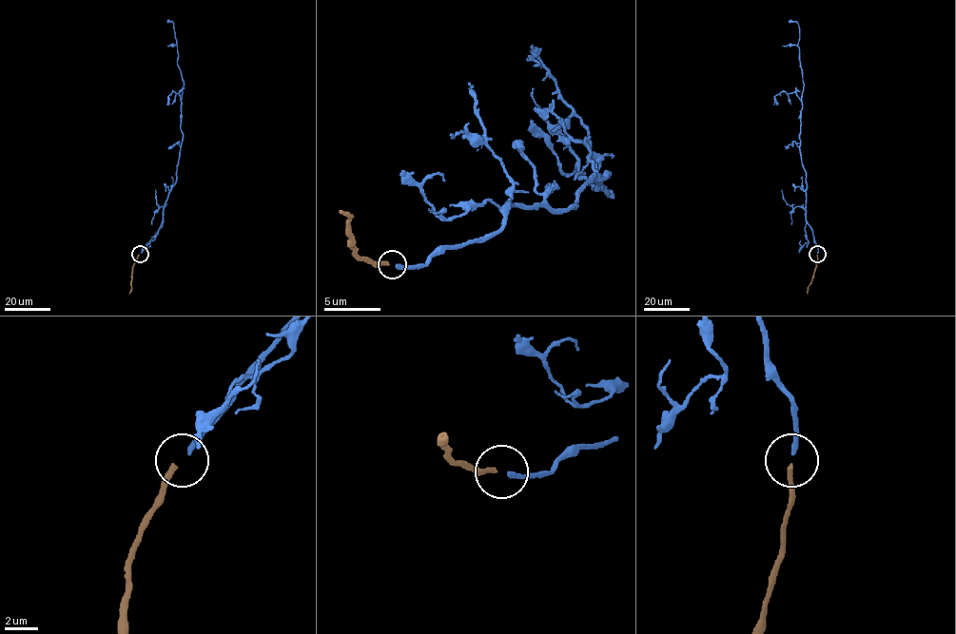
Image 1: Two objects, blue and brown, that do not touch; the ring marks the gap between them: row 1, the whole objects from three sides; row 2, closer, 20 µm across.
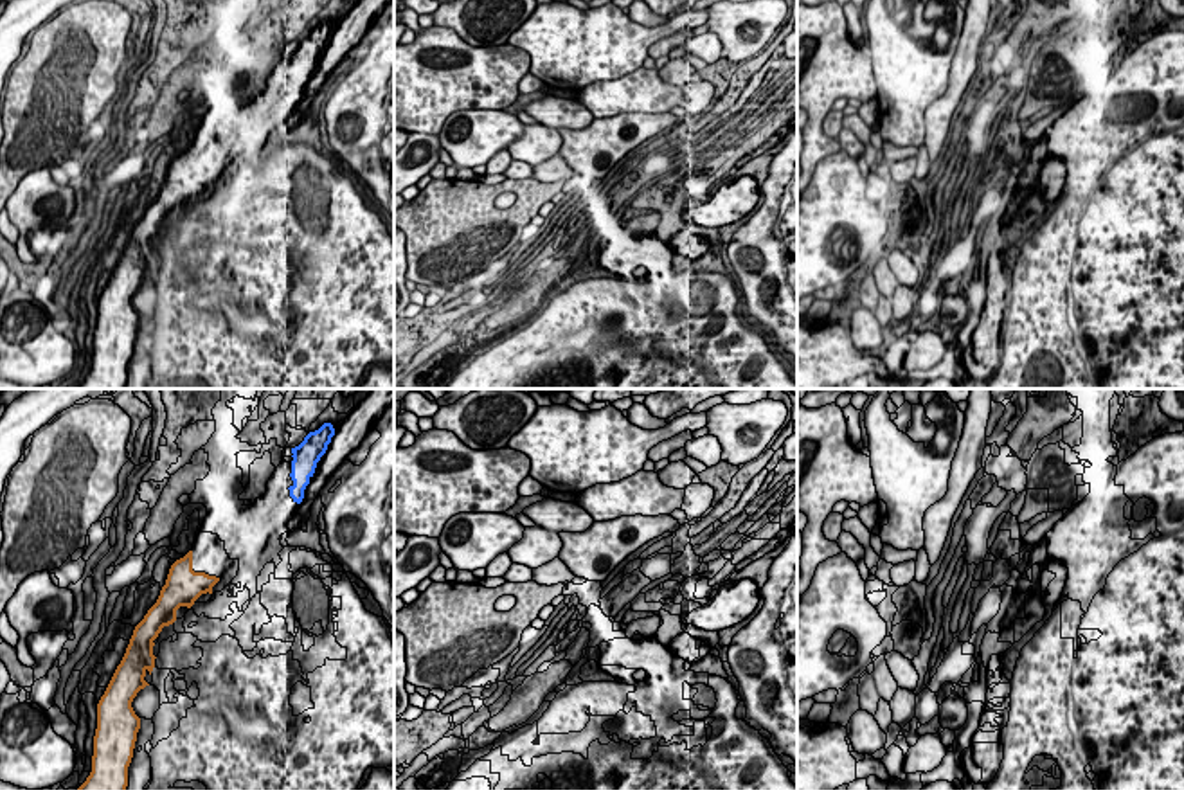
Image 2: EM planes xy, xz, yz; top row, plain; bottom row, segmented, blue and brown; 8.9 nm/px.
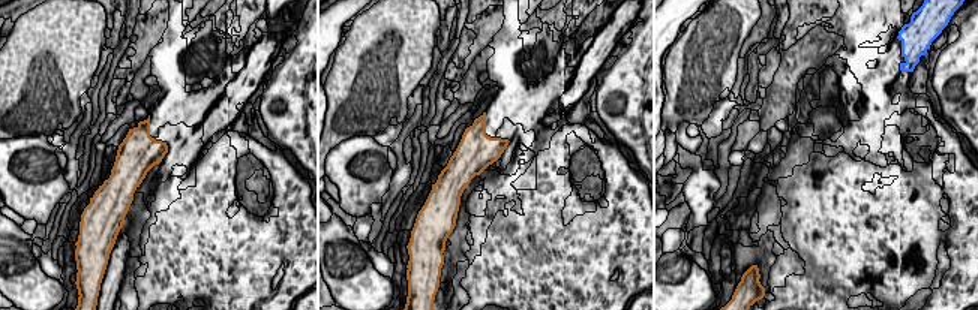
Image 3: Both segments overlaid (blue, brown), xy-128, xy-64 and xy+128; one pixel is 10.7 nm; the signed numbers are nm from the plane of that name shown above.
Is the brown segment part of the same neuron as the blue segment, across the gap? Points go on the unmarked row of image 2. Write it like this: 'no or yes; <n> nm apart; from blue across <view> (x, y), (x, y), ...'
yes; 950 nm apart; from blue across xy (294, 98), (218, 175)

